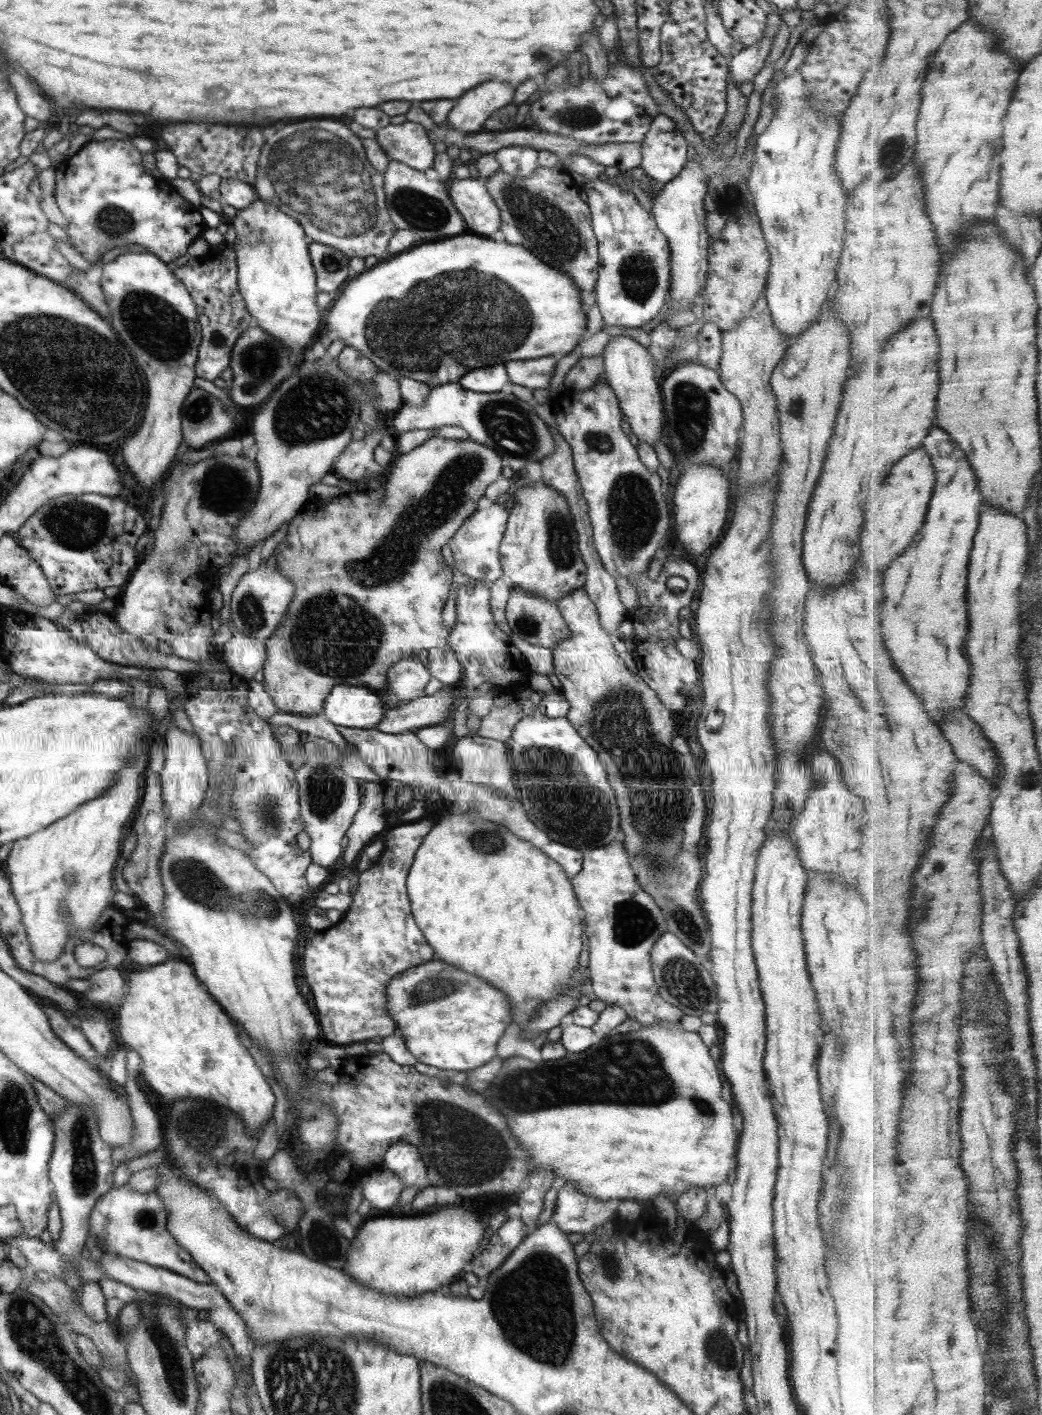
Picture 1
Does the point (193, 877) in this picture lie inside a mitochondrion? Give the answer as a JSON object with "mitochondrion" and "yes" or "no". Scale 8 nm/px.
{"mitochondrion":"yes"}

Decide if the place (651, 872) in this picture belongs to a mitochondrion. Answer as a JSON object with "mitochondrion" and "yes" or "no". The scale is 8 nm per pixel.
{"mitochondrion":"yes"}

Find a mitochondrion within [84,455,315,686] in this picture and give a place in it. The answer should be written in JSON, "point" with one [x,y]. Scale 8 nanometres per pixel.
{"point":[221,496]}

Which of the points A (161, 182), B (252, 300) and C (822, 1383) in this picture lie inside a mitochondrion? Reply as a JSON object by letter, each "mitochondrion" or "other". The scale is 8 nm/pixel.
{"A":"other","B":"other","C":"other"}

